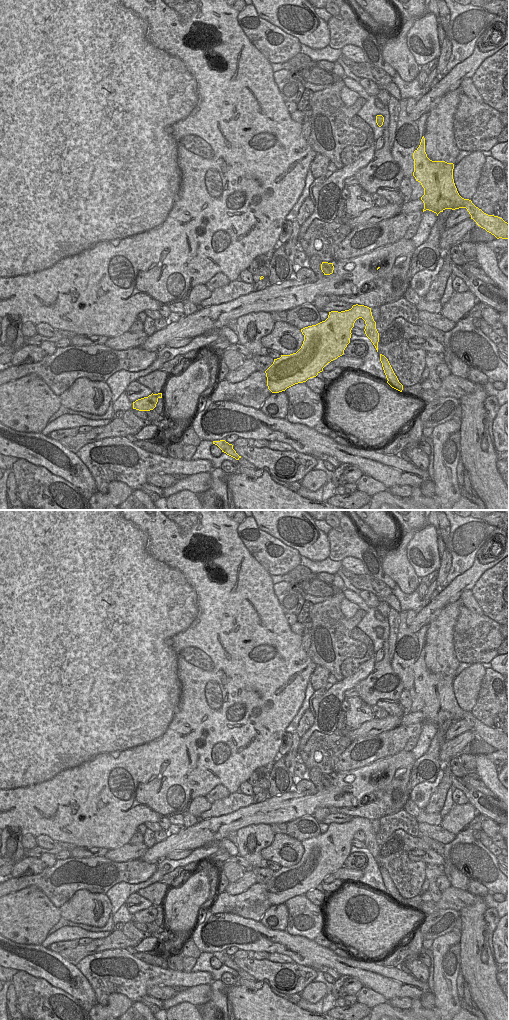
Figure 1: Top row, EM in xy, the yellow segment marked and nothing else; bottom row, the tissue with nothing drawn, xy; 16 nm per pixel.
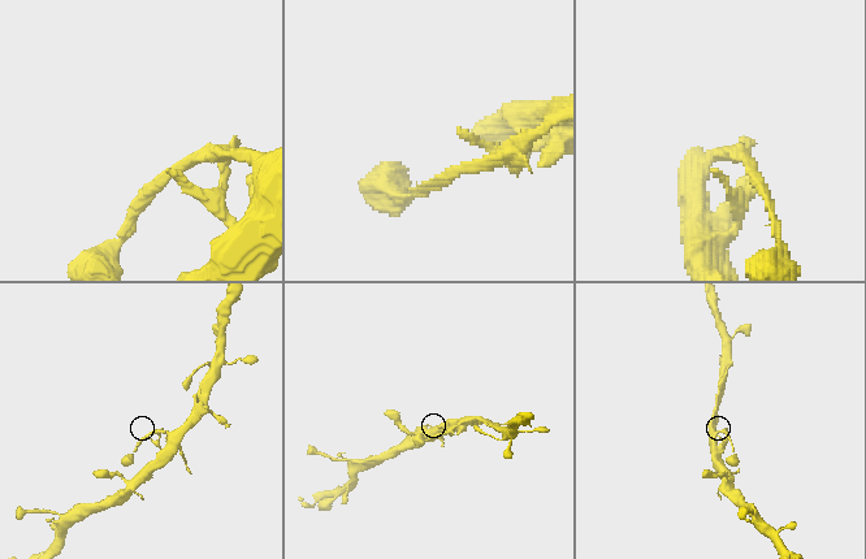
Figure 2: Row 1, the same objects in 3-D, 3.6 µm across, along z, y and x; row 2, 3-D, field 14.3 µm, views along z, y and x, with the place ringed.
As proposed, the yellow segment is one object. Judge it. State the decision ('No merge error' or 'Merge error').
Merge error

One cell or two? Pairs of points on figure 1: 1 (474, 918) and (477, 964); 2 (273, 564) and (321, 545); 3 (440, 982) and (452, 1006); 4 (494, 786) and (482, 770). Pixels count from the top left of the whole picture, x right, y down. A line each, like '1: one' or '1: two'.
1: one
2: two
3: one
4: one

